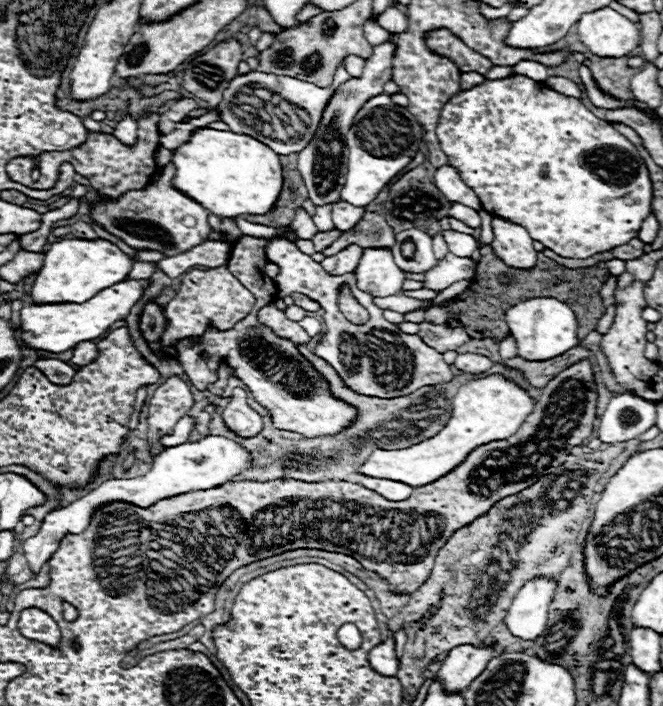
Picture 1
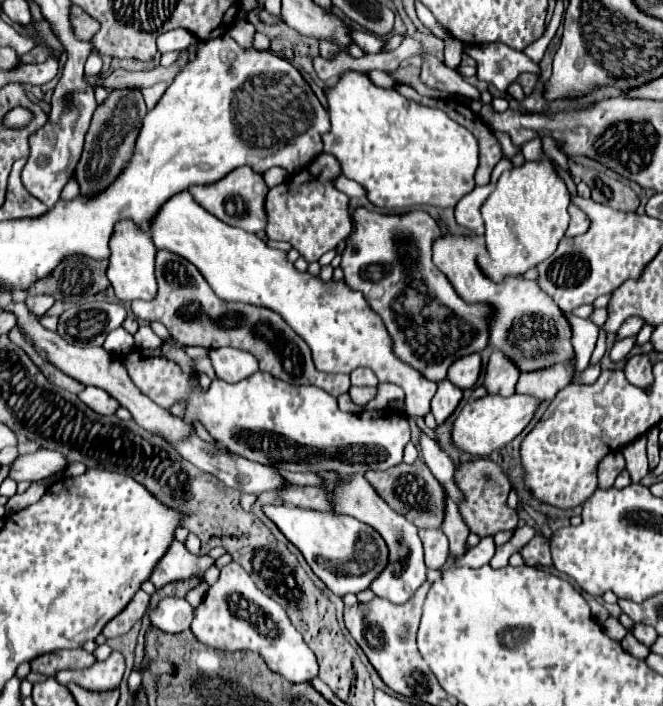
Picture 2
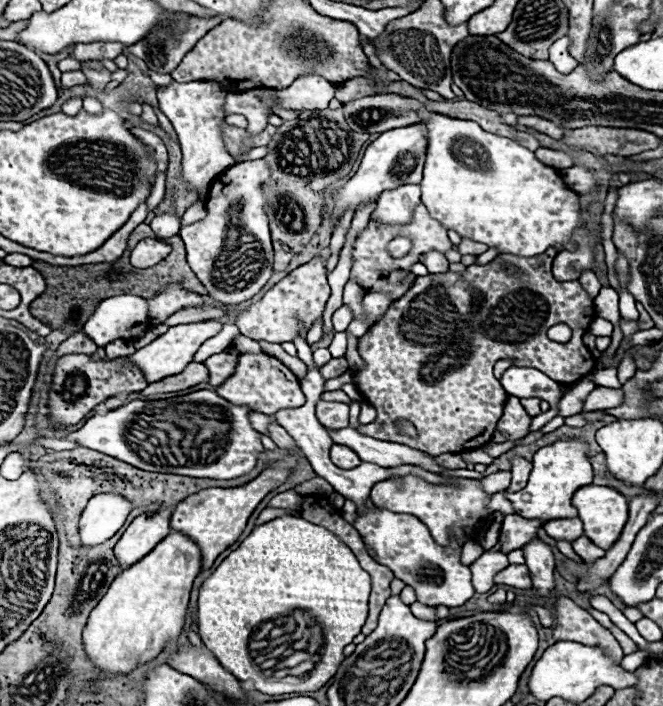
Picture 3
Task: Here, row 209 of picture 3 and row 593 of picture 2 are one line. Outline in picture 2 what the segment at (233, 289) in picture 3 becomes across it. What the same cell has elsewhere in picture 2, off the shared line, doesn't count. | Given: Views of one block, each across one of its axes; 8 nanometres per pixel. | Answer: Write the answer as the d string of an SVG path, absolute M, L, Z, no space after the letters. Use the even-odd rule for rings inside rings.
M230 562L220 570L220 578L210 586L202 604L194 612L196 618L192 632L202 644L218 650L254 650L264 658L272 672L294 684L308 684L318 676L316 656L304 642L302 634L294 628L284 608L258 590L240 564Z

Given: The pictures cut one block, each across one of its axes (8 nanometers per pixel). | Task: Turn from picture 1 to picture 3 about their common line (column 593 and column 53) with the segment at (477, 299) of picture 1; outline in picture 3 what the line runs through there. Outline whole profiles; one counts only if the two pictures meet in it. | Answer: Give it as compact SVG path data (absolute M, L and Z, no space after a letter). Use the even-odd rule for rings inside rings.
M138 224L134 228L134 232L128 238L128 252L124 252L116 262L104 262L104 264L84 264L84 266L50 266L46 262L34 260L32 268L36 268L44 280L46 280L46 292L40 294L32 304L30 304L30 312L34 318L42 320L44 324L48 324L52 330L62 330L62 332L70 332L70 326L66 330L66 302L72 302L72 306L76 306L80 312L84 312L86 316L90 316L94 312L94 308L98 306L100 300L110 298L112 294L142 294L144 298L152 298L158 290L162 290L168 284L178 282L180 286L186 286L188 290L194 290L198 294L206 294L206 288L200 284L200 280L196 278L196 274L190 270L190 266L186 264L186 254L184 254L184 244L180 240L180 236L172 236L170 240L166 240L166 244L172 246L172 252L156 266L152 268L134 268L130 264L130 250L142 240L142 238L154 238L154 232L150 230L148 224Z

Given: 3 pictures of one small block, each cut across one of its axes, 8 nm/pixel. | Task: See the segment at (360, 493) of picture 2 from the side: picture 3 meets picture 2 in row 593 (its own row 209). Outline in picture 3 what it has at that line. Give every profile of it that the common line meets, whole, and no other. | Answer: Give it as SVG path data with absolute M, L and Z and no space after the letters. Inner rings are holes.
M404 184L396 190L384 192L374 212L370 214L370 220L388 224L388 226L404 226L412 222L414 208L420 204L420 186L418 184Z

